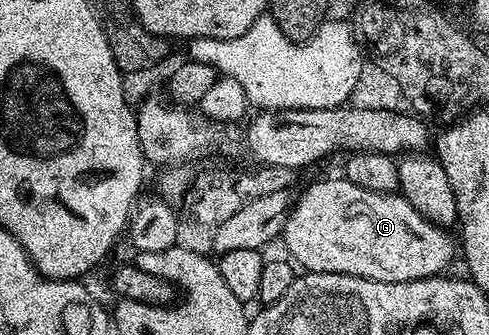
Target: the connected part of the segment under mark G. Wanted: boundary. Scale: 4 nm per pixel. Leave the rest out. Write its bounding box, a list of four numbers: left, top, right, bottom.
[282,176,458,282]

